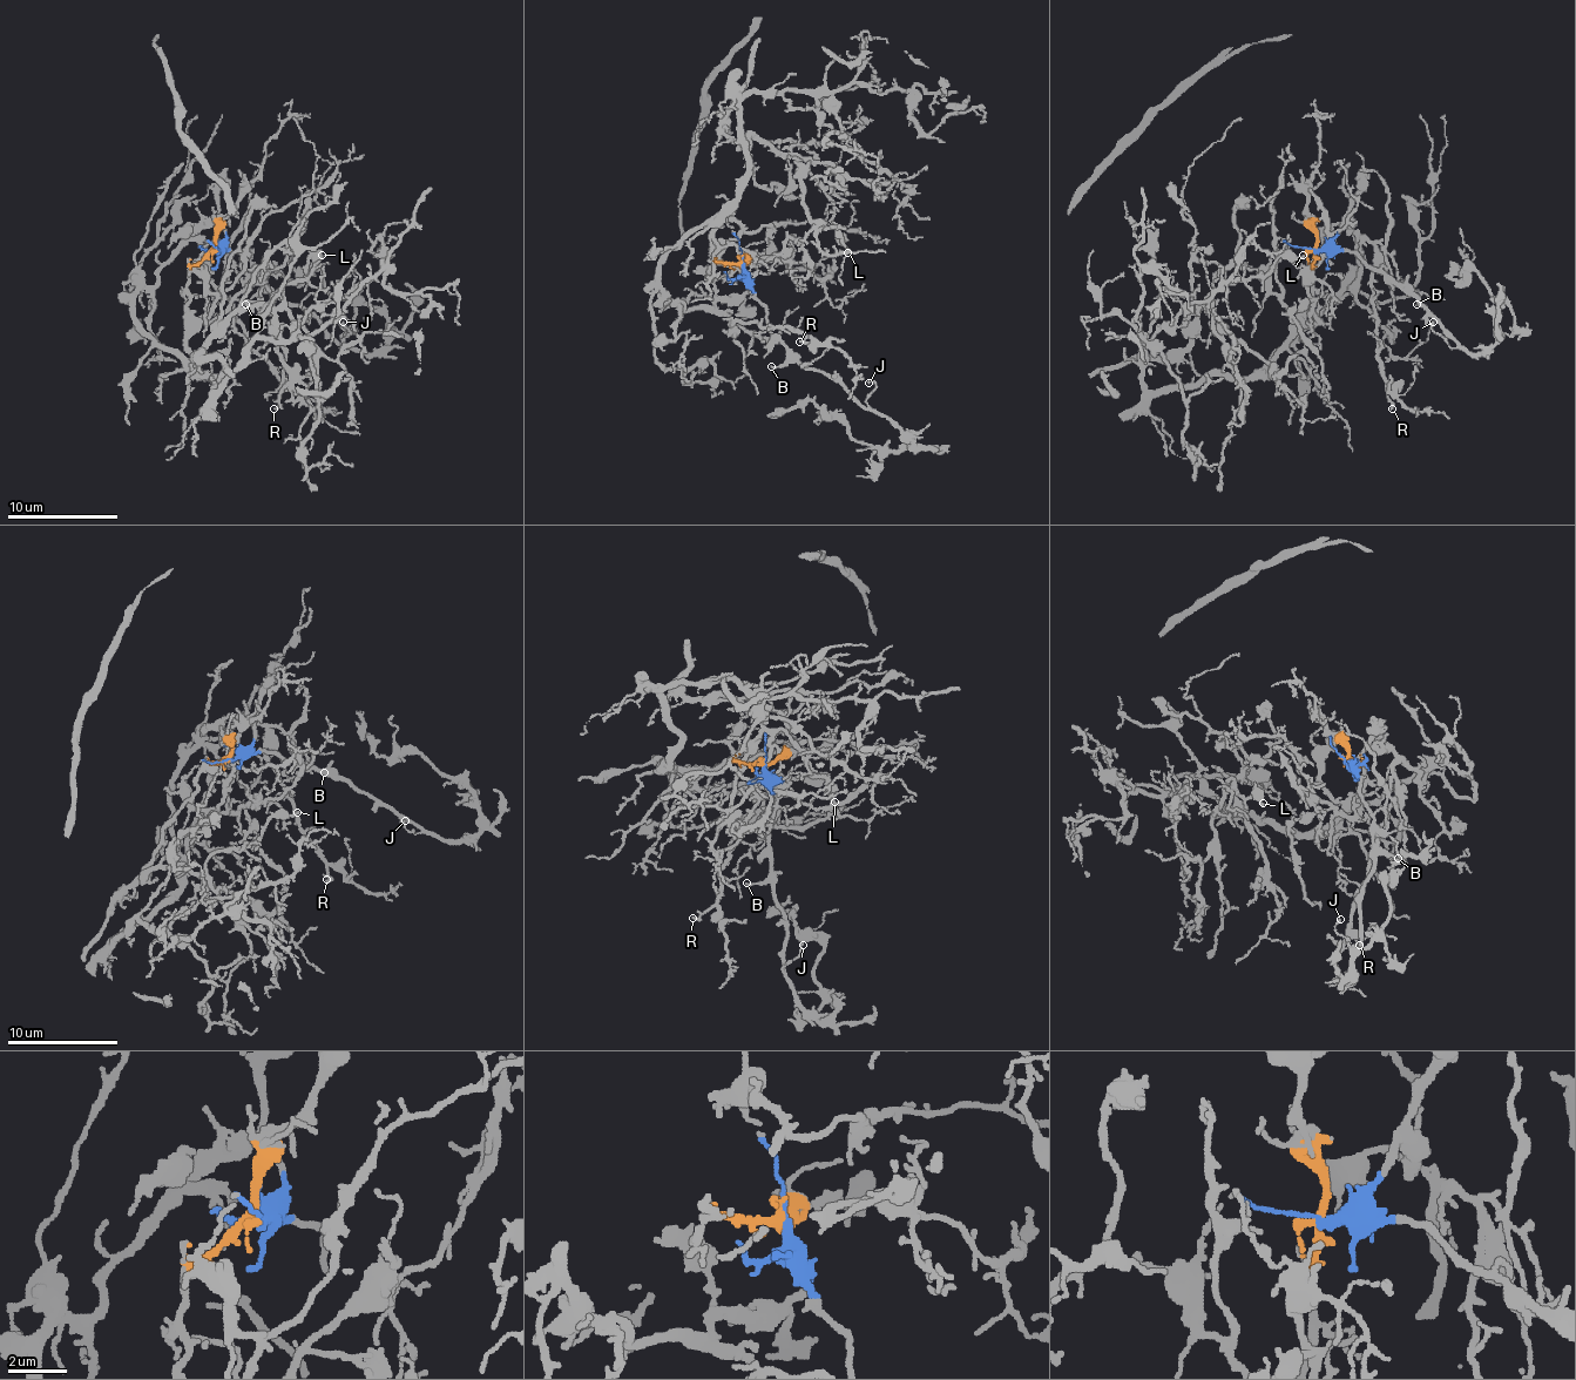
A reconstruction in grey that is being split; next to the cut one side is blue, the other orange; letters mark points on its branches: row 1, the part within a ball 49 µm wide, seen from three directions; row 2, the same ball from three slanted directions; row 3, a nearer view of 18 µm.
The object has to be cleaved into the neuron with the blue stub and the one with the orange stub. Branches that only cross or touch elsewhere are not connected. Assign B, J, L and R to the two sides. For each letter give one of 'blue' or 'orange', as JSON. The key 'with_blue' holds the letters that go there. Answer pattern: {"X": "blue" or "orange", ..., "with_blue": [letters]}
{"B": "blue", "J": "blue", "L": "orange", "R": "orange", "with_blue": ["B", "J"]}

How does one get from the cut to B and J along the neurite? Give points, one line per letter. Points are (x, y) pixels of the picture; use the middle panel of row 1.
B: (744, 261), (744, 281), (765, 308), (769, 330), (785, 346), (779, 366), (771, 366)
J: (744, 261), (744, 281), (765, 308), (769, 330), (804, 366), (830, 374), (865, 407), (876, 385), (867, 383)

